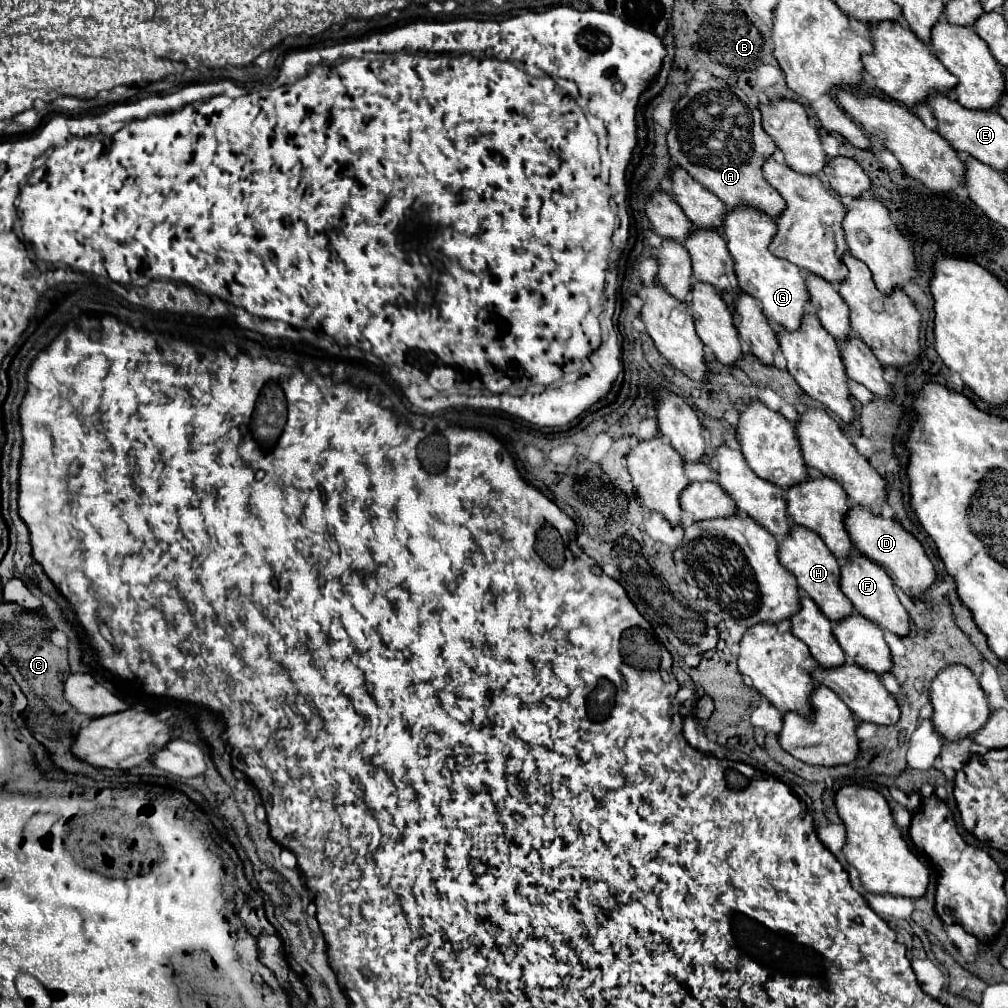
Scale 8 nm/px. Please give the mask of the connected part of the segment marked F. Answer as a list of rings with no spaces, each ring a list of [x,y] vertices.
[[[853,554],[849,560],[843,562],[843,568],[841,568],[841,590],[853,602],[855,610],[861,616],[865,616],[867,620],[875,622],[883,630],[889,630],[889,632],[897,634],[899,638],[903,638],[903,636],[907,636],[911,632],[909,616],[907,616],[903,604],[899,602],[899,596],[895,594],[891,578],[887,576],[887,572],[883,568],[879,568],[875,562],[867,560],[867,556]]]

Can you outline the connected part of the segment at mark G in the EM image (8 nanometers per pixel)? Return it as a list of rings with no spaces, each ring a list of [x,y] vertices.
[[[733,208],[725,216],[721,230],[733,256],[741,290],[761,302],[761,310],[771,326],[783,330],[799,330],[809,302],[809,292],[805,286],[807,274],[799,266],[791,266],[791,262],[785,262],[769,252],[769,244],[777,234],[777,224],[773,224],[773,220],[759,210]]]

